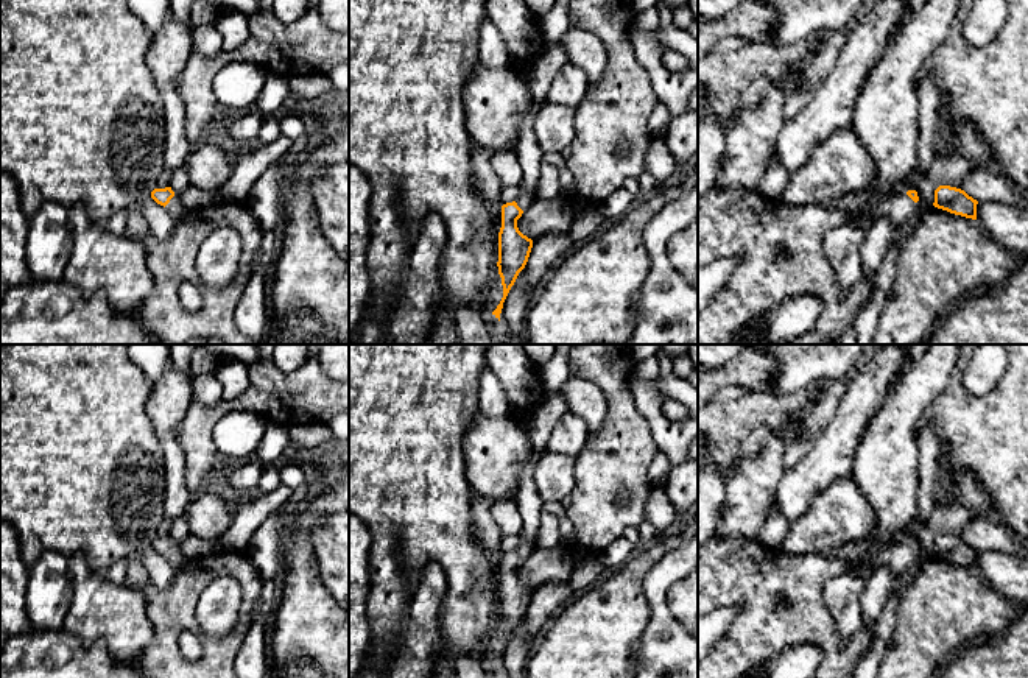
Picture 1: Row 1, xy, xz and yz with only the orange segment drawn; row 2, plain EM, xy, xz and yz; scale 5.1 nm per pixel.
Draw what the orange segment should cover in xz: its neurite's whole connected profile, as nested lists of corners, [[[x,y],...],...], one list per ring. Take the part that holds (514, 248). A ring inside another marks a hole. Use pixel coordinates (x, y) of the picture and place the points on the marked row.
[[[522,182],[519,196],[512,203],[502,206],[502,228],[498,232],[498,274],[503,285],[503,298],[492,315],[500,321],[503,302],[514,285],[519,273],[525,268],[533,240],[523,235],[517,228],[517,220],[533,204],[536,195],[531,193]]]

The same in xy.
[[[171,187],[154,189],[151,198],[168,210],[176,224],[179,224],[188,212],[188,209],[181,203],[179,195],[176,195]]]

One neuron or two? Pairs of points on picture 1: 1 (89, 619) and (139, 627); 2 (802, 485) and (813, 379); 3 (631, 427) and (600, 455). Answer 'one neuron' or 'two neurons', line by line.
1: one neuron
2: two neurons
3: one neuron

